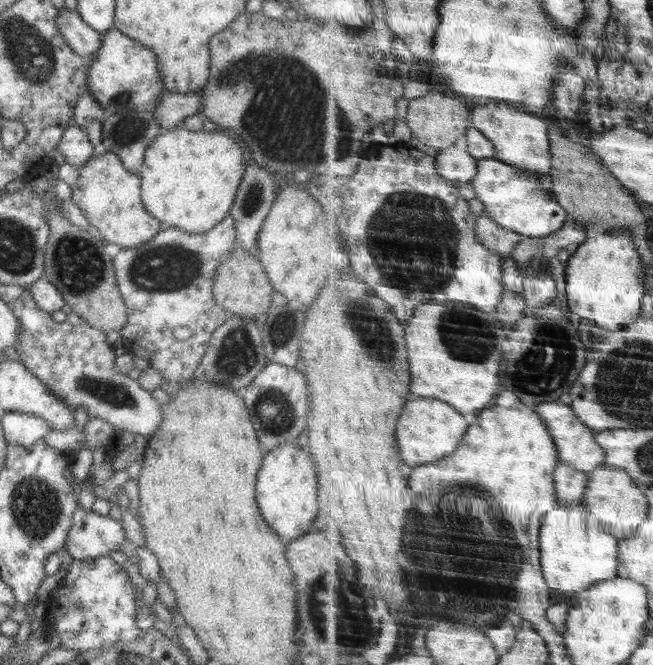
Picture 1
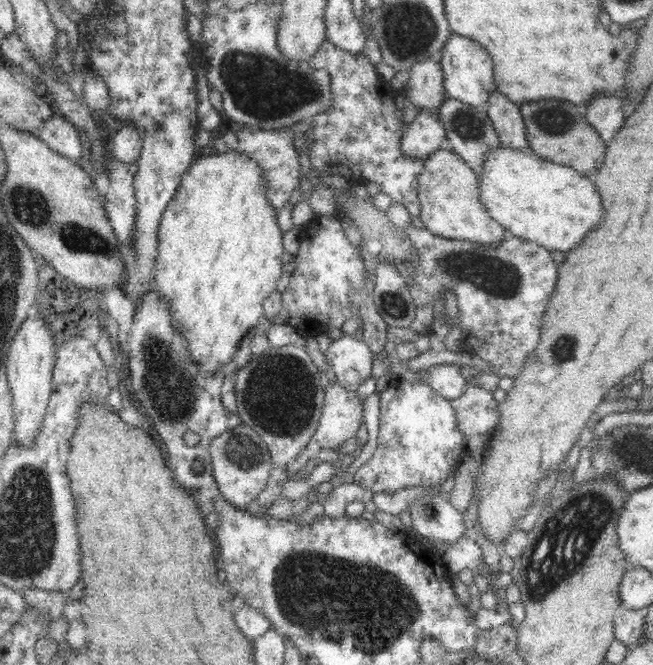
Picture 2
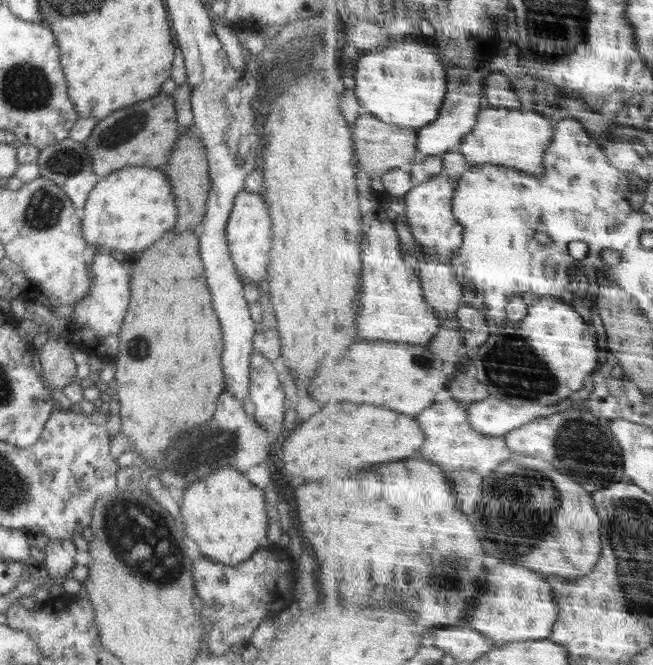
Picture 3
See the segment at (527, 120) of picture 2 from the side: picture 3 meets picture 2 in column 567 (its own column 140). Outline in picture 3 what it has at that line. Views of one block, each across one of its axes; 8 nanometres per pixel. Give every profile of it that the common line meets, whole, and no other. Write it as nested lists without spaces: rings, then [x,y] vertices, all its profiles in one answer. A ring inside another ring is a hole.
[[[157,93],[148,100],[116,109],[107,118],[100,119],[84,143],[92,157],[92,169],[103,178],[127,166],[162,168],[180,136],[174,96]]]

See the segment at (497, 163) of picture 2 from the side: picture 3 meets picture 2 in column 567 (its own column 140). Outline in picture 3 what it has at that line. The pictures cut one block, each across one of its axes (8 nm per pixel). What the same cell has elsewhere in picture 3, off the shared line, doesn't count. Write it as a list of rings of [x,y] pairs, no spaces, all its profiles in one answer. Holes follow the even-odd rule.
[[[127,166],[100,179],[88,194],[81,215],[80,233],[90,246],[140,252],[152,246],[164,232],[173,230],[178,206],[172,183],[161,168]]]

